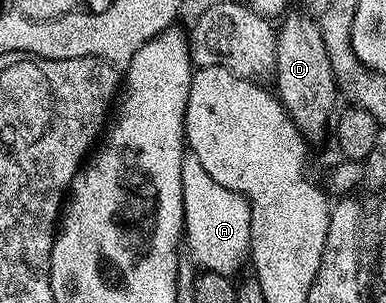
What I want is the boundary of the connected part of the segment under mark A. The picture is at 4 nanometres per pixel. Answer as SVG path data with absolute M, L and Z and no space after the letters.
M189 151L182 154L182 202L184 203L184 241L190 244L189 256L199 270L208 273L224 273L234 275L247 260L250 252L250 203L238 193L228 191L228 187L220 187L212 179L212 175L204 167L200 167L200 159Z

